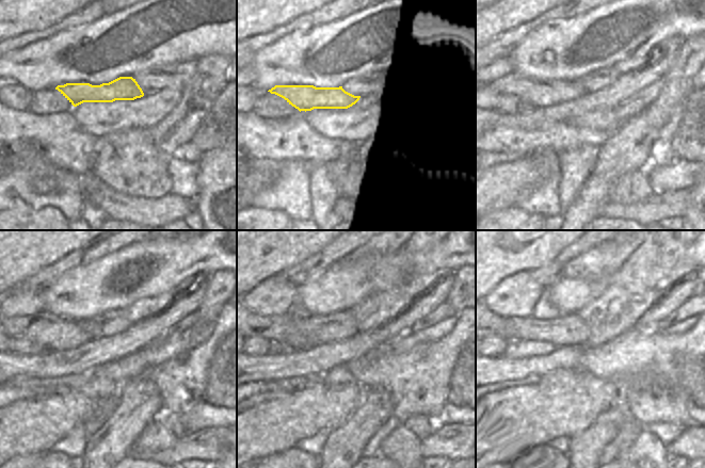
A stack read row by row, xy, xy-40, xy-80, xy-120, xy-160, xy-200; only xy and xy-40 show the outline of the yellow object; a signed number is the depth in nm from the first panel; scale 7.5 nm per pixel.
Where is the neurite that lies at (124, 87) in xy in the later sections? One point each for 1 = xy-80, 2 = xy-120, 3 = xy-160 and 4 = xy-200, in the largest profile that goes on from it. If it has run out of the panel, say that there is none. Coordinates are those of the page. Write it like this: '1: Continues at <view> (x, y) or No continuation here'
1: Continues at xy-80 (539, 94)
2: Continues at xy-120 (57, 334)
3: Continues at xy-160 (263, 326)
4: Continues at xy-200 (497, 325).

